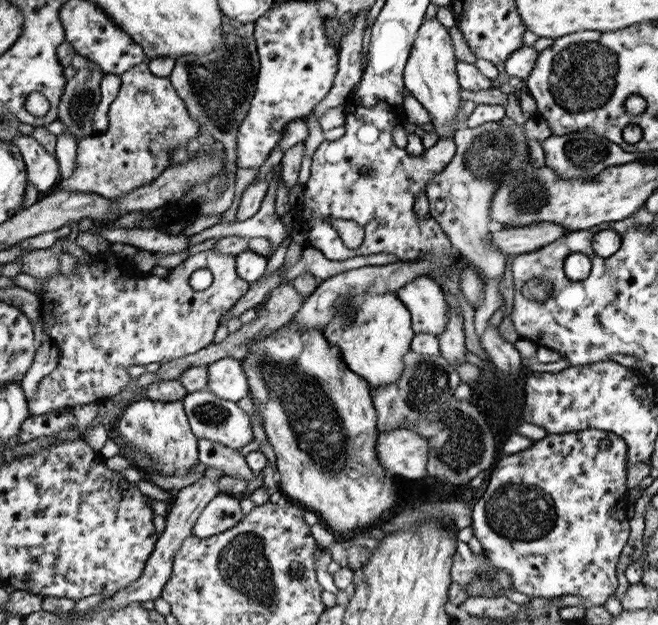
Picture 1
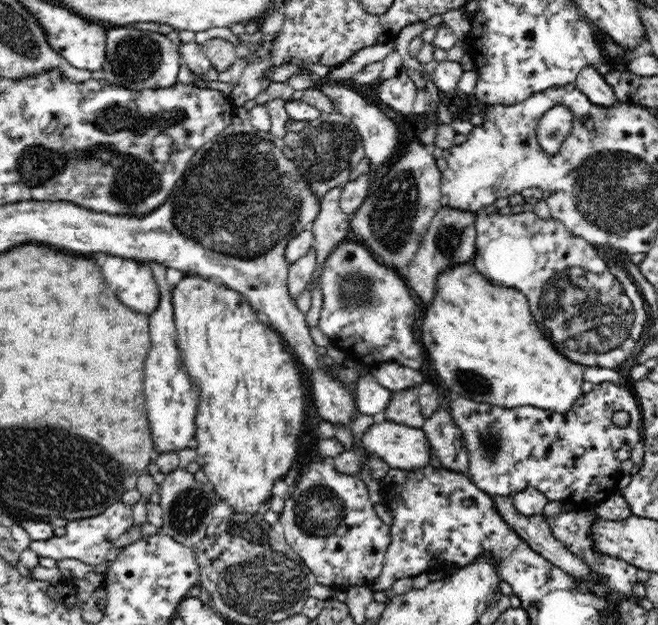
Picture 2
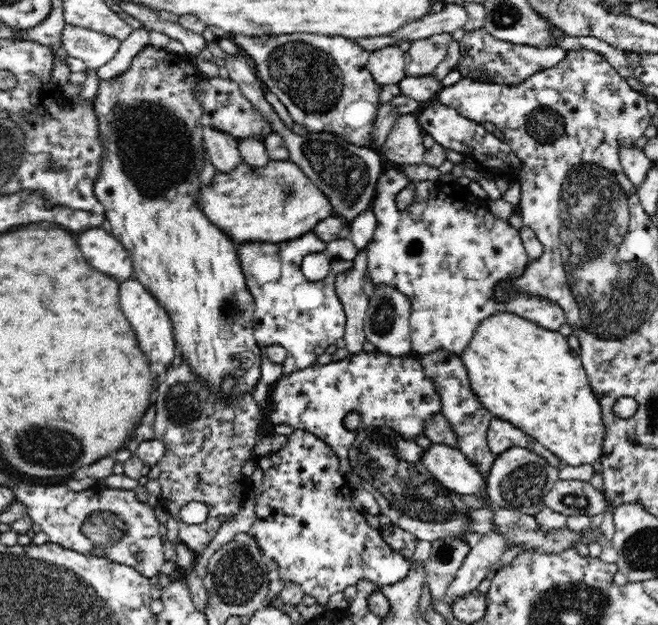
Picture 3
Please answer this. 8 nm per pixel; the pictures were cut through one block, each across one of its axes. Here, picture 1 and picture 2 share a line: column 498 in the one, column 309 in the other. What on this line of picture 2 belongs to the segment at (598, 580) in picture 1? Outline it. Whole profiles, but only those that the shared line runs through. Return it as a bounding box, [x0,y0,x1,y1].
[277,458,391,591]

